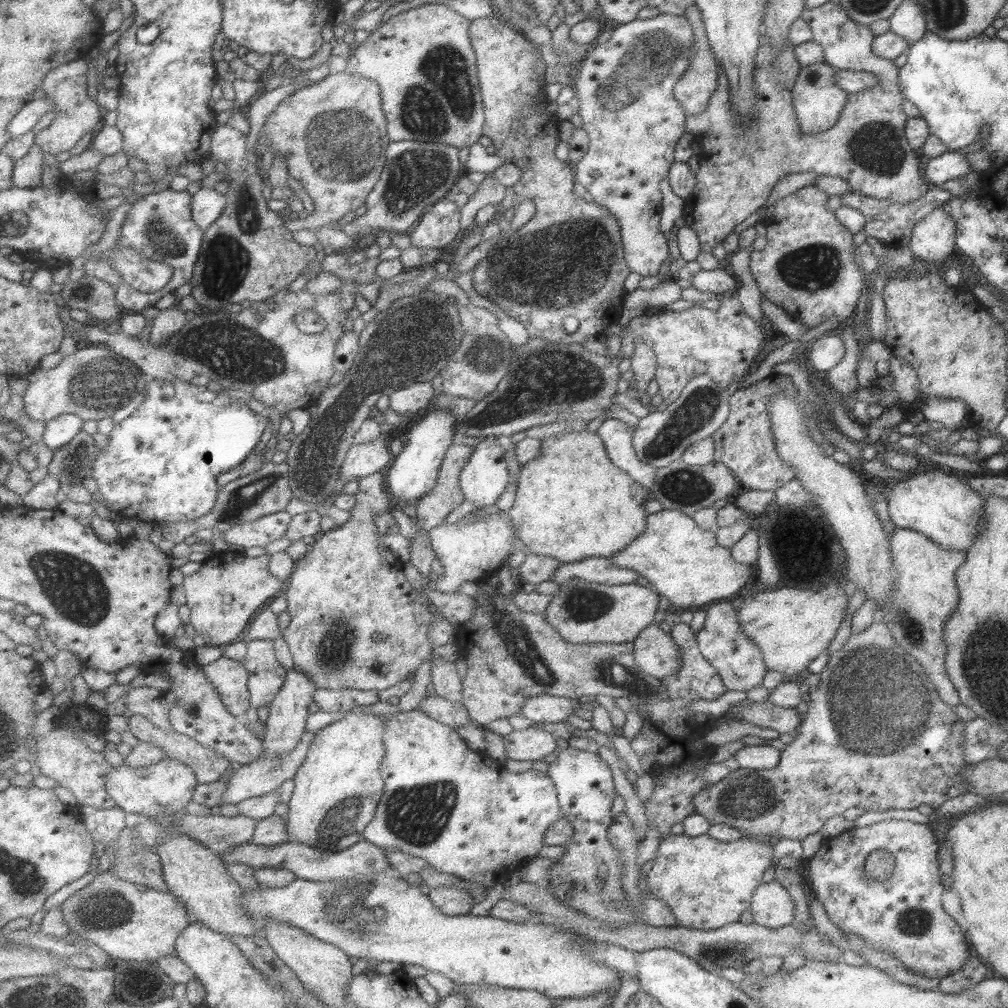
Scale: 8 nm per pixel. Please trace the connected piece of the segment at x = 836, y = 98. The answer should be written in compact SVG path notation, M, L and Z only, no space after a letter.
M817 62L813 65L801 67L795 84L791 88L790 95L792 96L792 107L795 113L795 118L798 122L798 130L805 134L817 134L824 130L829 130L839 118L840 110L846 101L846 93L835 87L835 72L838 68L833 68L825 62Z

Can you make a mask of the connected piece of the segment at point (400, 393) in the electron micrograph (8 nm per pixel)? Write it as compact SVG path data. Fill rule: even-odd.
M435 381L411 383L409 388L402 388L389 397L389 409L398 412L399 416L417 414L431 407L438 392Z

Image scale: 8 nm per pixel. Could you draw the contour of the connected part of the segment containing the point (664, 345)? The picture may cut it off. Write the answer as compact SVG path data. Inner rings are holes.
M736 296L723 297L715 311L698 304L679 312L658 308L631 318L623 327L620 335L621 359L630 360L636 341L649 346L656 358L654 378L658 392L662 396L662 402L668 405L695 376L706 374L723 389L734 381L743 380L757 352L764 351L759 348L768 348L769 340L765 334L767 332L759 322L741 309Z

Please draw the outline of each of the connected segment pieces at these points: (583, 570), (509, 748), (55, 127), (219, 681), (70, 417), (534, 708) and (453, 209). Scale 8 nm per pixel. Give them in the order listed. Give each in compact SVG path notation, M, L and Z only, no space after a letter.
M591 557L577 563L563 564L555 571L552 580L561 585L567 584L574 578L580 578L587 582L615 586L633 583L637 576L635 570L615 567L609 558Z
M531 726L503 738L506 754L513 761L543 761L558 750L559 739L543 728Z
M77 59L67 64L59 66L59 69L53 70L43 81L42 89L45 96L49 97L55 105L57 117L42 131L36 134L36 145L45 153L56 156L58 154L70 151L77 146L77 142L91 132L97 124L103 123L103 114L105 110L100 106L100 97L95 101L89 98L87 90L87 60Z
M224 654L212 663L203 666L207 678L222 694L223 702L236 717L243 719L252 707L249 682L251 674L244 661L237 661Z
M61 414L45 424L43 442L56 450L71 442L82 431L84 418L78 414Z
M542 694L527 701L521 713L534 723L565 722L579 704L578 699Z
M444 197L431 206L417 225L408 232L411 246L442 249L459 239L462 232L462 207L451 197Z

